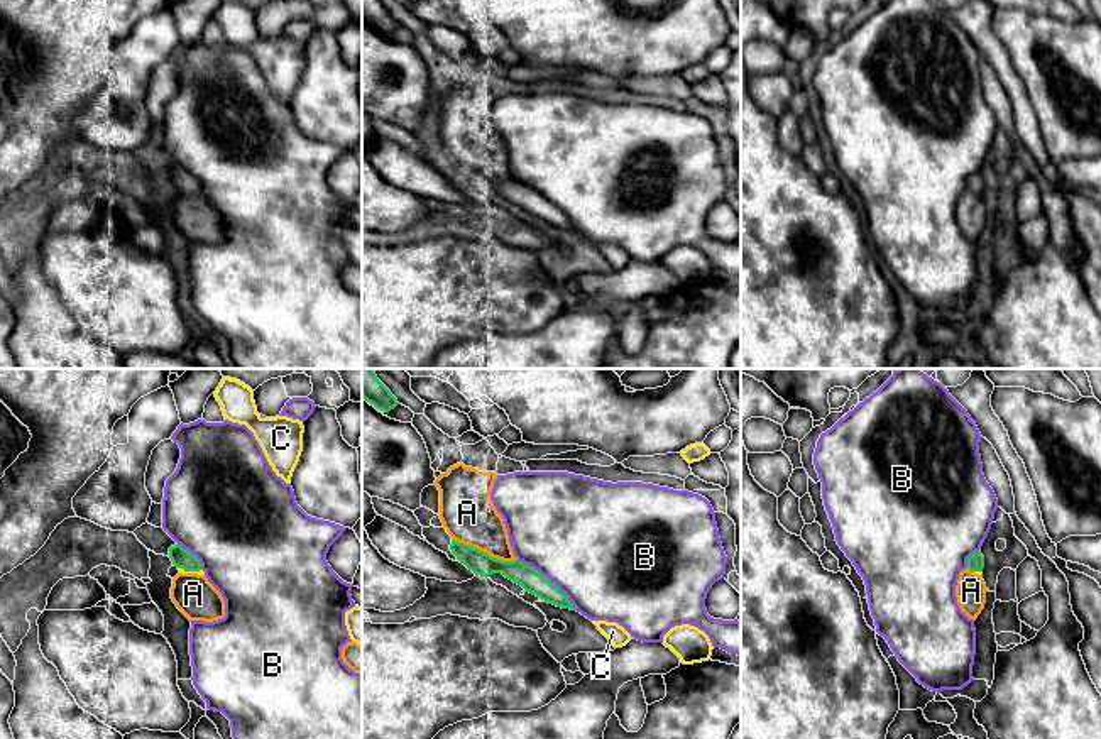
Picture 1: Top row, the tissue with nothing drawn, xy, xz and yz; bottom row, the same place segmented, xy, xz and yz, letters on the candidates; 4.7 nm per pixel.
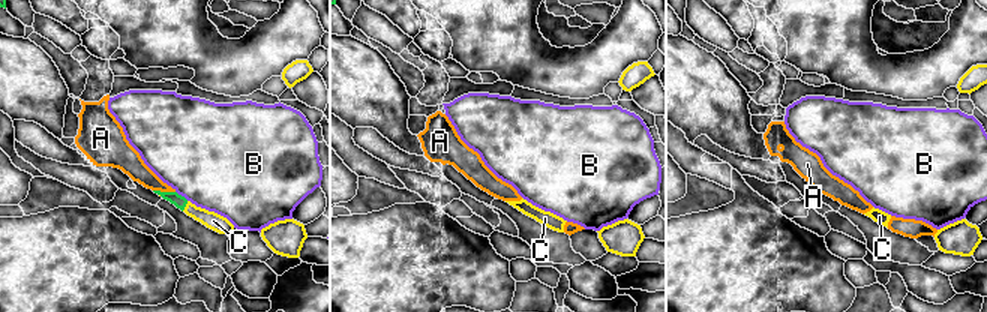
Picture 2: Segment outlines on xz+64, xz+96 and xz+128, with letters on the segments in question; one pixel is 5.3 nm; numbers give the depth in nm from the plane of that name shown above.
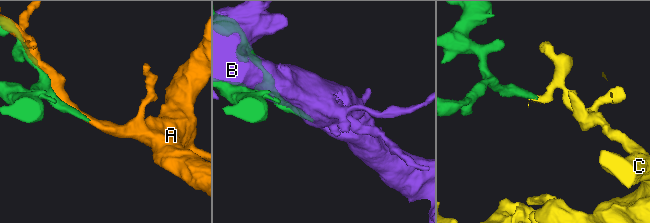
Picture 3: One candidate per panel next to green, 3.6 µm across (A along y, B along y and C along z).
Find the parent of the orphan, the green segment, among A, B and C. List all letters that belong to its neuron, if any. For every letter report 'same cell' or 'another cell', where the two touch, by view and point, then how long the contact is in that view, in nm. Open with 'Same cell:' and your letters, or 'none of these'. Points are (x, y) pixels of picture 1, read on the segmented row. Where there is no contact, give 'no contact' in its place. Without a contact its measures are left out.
Same cell: C
A: another cell | xz (482, 552) | 320 nm
B: another cell | xz (547, 579) | 380 nm
C: same cell | xy (190, 570) | 110 nm

